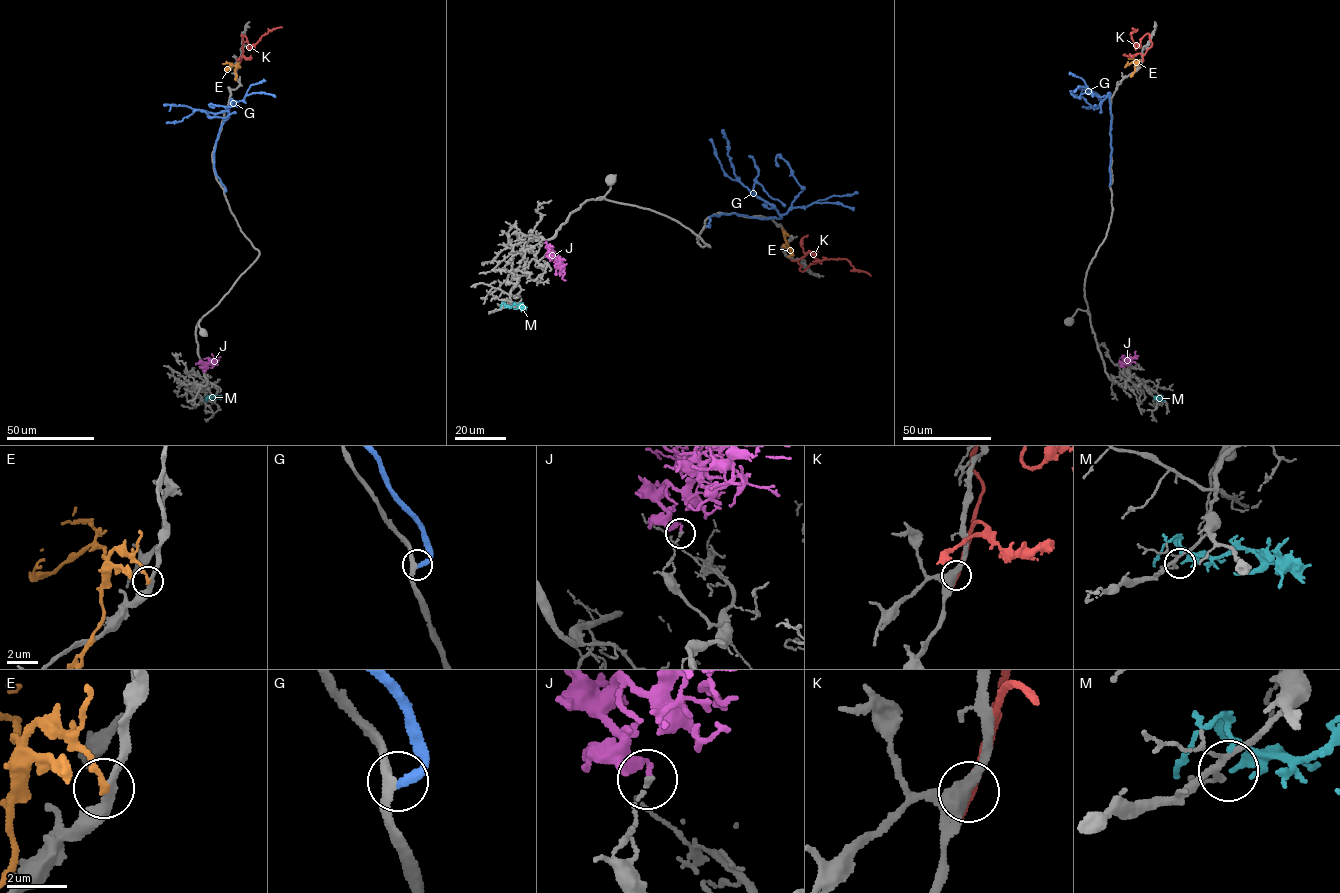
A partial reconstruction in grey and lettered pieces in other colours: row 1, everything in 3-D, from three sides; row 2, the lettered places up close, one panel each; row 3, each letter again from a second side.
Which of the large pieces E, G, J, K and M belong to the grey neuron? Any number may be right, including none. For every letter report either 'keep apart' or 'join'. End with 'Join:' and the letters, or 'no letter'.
E: keep apart
G: keep apart
J: keep apart
K: keep apart
M: keep apart
Join: no letter

